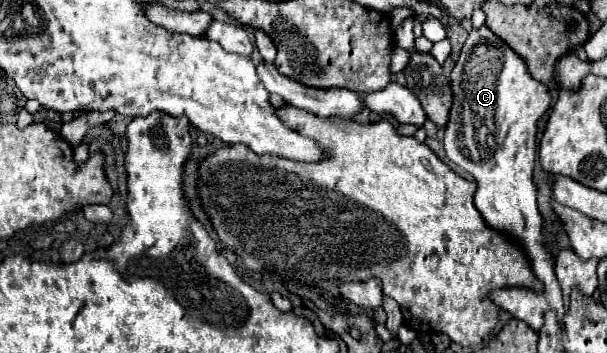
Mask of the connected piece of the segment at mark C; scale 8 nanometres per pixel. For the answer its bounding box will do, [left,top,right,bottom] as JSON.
[444,26,564,330]

